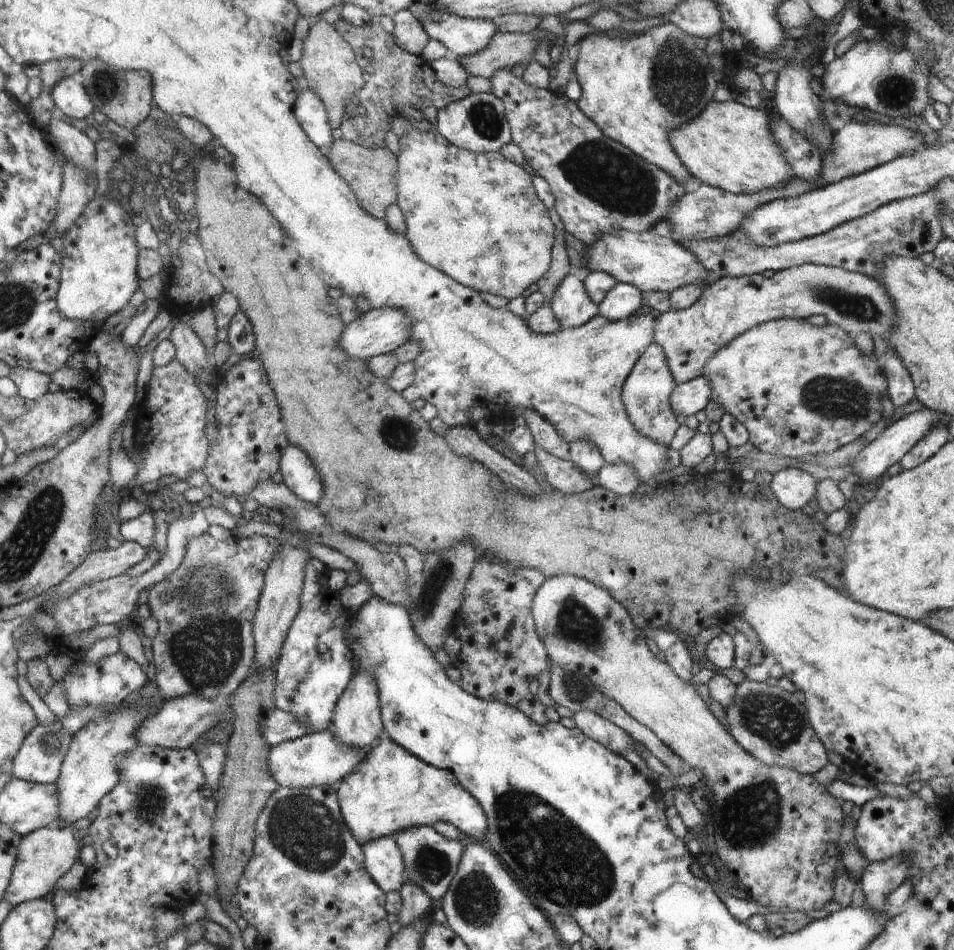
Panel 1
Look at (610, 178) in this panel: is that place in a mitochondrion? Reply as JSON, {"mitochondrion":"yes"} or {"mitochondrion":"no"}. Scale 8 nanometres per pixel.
{"mitochondrion":"yes"}

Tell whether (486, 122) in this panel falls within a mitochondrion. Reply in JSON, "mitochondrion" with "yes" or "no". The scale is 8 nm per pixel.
{"mitochondrion":"yes"}

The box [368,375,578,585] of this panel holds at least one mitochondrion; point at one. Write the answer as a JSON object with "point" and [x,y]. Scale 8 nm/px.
{"point":[399,434]}

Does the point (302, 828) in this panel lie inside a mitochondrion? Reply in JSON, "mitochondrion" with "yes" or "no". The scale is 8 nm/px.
{"mitochondrion":"yes"}

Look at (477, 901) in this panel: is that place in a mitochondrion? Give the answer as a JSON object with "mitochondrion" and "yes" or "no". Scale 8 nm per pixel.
{"mitochondrion":"yes"}

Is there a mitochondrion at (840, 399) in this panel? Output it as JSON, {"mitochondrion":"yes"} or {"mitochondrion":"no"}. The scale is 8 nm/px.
{"mitochondrion":"yes"}

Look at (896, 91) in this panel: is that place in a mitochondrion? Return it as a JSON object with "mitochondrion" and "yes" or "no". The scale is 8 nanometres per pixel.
{"mitochondrion":"yes"}

